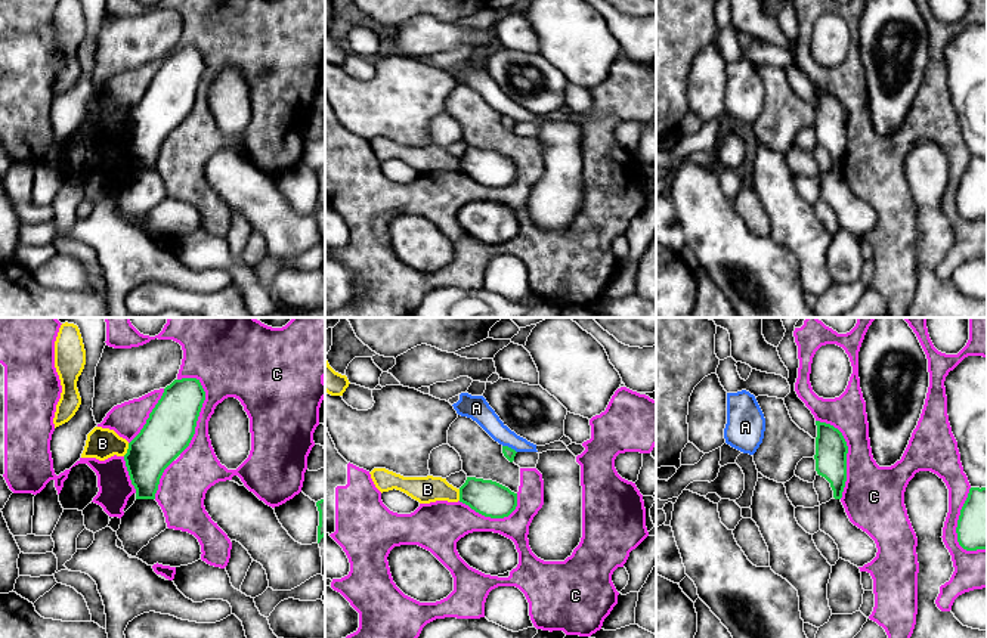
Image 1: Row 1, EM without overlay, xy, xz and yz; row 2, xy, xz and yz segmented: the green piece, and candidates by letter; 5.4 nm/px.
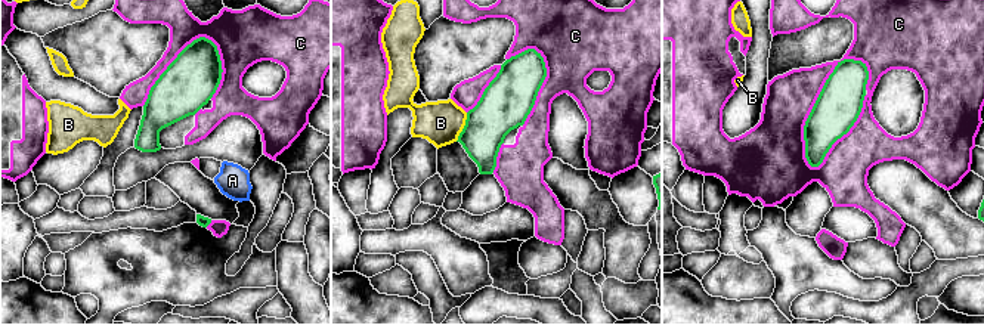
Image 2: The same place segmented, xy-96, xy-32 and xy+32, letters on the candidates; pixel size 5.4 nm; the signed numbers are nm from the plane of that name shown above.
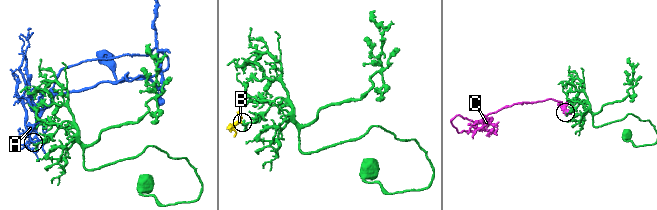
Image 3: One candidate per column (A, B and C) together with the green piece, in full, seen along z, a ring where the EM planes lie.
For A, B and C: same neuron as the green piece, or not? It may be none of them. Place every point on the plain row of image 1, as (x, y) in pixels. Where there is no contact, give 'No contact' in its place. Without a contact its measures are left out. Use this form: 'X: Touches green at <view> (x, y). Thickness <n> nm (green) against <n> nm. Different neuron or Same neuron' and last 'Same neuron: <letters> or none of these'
A: Touches green at xz (510, 117). Thickness 60 nm (green) against 120 nm. Different neuron
B: Touches green at xy (127, 118). Thickness 260 nm (green) against 170 nm. Different neuron
C: Touches green at xy (198, 84). Thickness 260 nm (green) against 240 nm. Different neuron
Same neuron: none of these

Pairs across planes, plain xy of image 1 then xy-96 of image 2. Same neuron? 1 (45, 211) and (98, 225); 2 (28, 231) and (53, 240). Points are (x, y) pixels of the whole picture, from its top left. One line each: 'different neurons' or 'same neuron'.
1: same neuron
2: same neuron

